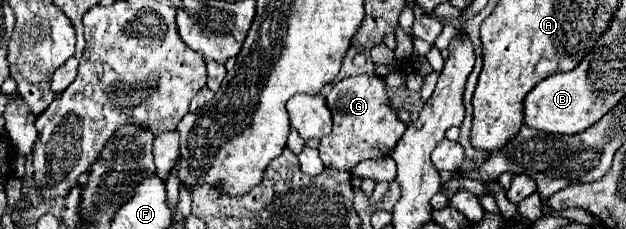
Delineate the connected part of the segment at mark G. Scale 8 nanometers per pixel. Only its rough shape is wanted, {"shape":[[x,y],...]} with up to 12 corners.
{"shape":[[376,76],[334,84],[326,168],[392,152],[406,126]]}

